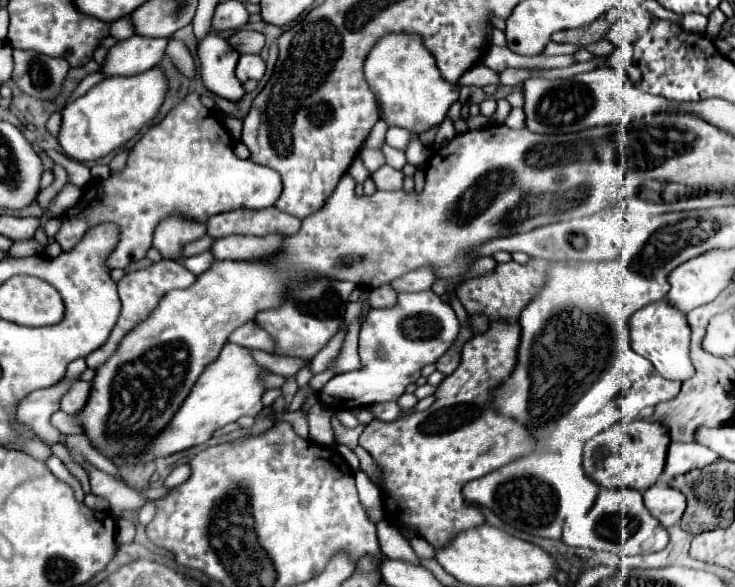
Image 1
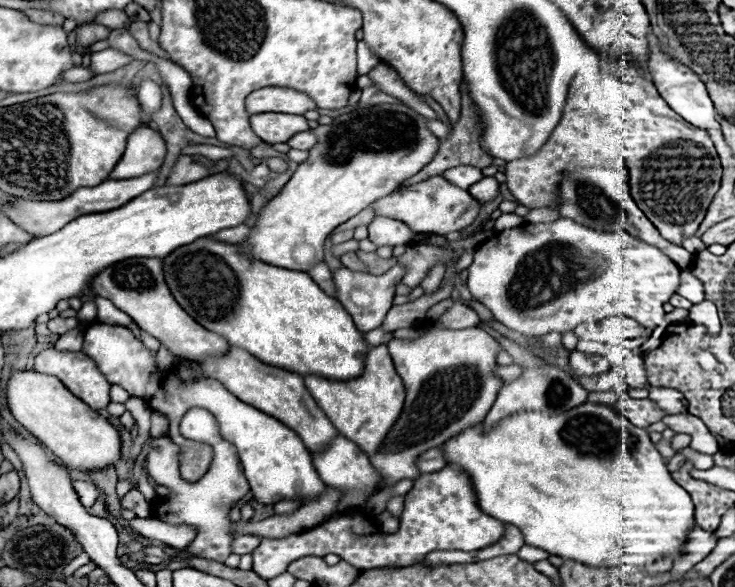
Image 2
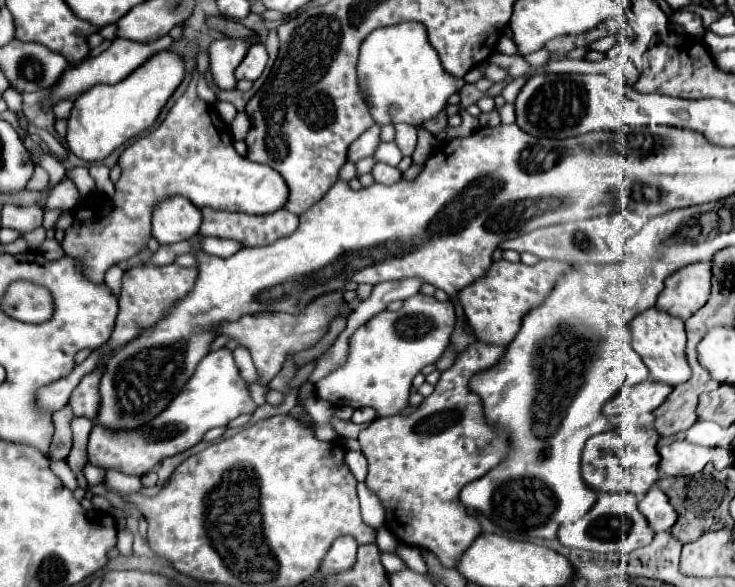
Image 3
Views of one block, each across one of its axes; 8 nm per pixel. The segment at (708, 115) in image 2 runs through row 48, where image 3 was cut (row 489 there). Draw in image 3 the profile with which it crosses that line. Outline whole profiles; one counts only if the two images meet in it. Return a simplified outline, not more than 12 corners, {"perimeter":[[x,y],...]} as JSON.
{"perimeter":[[658,486],[638,502],[656,532],[670,530],[678,518]]}

